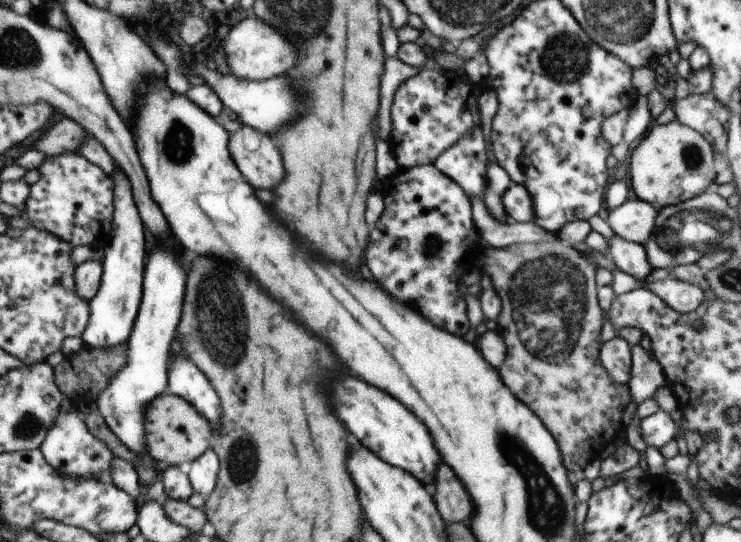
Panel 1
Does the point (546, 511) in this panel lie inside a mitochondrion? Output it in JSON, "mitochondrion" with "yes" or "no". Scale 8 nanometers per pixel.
{"mitochondrion":"yes"}

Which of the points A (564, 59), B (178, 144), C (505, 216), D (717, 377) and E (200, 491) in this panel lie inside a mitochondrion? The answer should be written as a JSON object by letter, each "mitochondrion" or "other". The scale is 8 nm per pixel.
{"A":"mitochondrion","B":"mitochondrion","C":"other","D":"other","E":"other"}

